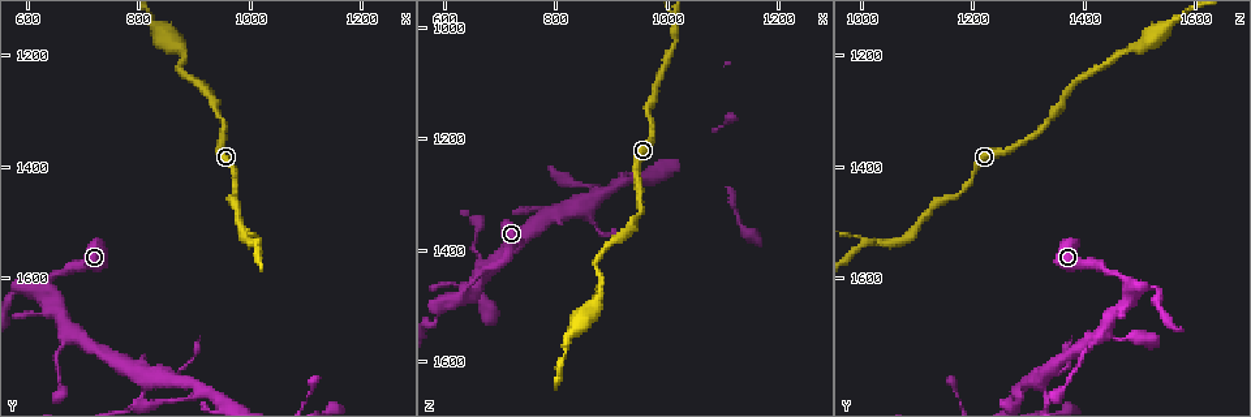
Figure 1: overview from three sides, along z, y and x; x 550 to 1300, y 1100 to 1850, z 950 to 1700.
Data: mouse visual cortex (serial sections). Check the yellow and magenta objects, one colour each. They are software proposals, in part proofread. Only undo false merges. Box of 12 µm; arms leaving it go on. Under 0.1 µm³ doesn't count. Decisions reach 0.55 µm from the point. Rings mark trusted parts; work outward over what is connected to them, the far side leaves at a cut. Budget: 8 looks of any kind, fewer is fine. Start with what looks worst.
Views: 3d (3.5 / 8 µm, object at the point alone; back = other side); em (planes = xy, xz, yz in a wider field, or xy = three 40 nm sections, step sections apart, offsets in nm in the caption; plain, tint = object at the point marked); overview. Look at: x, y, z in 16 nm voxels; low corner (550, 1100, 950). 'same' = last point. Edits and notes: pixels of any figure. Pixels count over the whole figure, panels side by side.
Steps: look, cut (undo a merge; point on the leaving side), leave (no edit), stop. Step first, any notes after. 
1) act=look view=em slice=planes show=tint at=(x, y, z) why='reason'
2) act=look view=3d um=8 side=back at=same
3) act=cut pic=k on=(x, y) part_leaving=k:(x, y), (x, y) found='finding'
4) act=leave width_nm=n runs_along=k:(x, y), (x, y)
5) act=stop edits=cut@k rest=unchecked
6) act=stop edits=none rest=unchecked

act=look view=3d um=8 at=(1015, 1535, 1005) why='three arms meet'

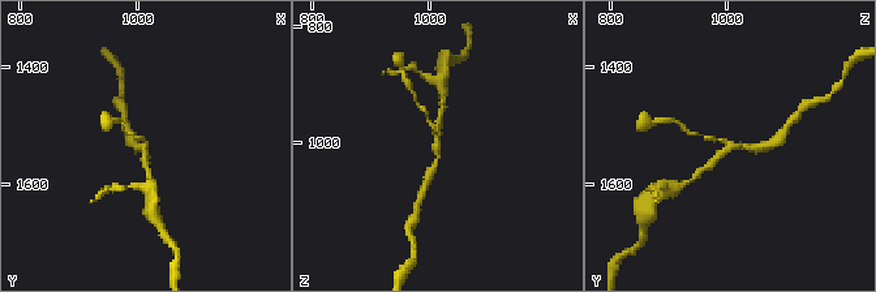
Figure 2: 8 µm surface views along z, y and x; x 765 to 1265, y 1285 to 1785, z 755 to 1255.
act=look view=3d um=3.5 at=(1015, 1535, 1010) why='zoom in'

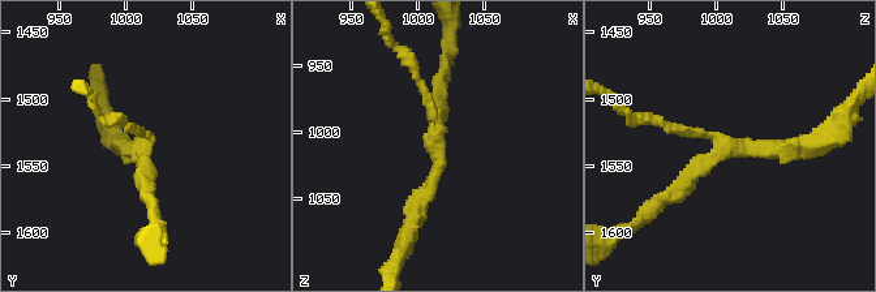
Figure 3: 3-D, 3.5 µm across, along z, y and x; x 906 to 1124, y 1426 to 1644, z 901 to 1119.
act=look view=em slice=planes show=tint at=(1014, 1534, 1008) arms=3 arm_widths_nm=100,200,200

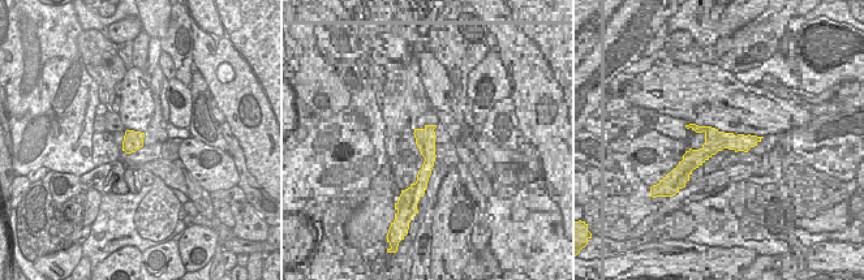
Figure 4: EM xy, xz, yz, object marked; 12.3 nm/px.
act=leave runs_along=3:(804, 144), (721, 147), (657, 204) found='continuous, no second cell'

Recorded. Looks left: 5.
act=look view=3d um=3.5 at=(630, 1615, 1485) why='three-way junction'

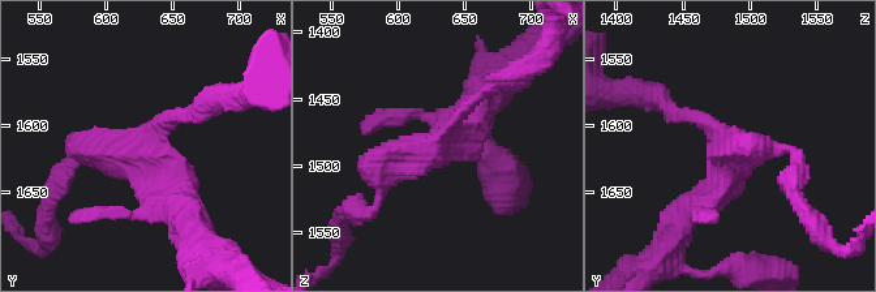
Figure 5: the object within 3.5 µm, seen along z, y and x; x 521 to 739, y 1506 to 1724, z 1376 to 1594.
act=look view=em slice=xy step=1 show=tint at=(630, 1618, 1488) arms=3 arm_widths_nm=150,300,350 why='need the tissue'

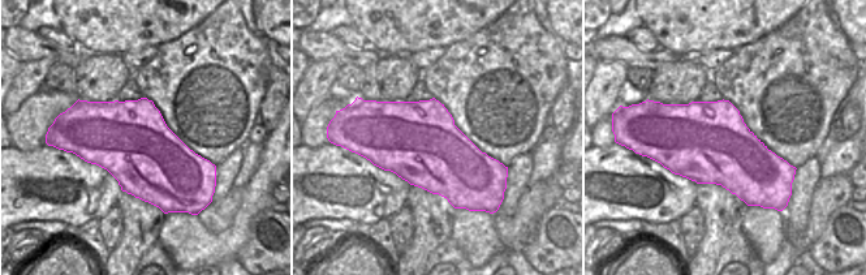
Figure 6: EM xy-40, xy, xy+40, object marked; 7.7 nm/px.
act=leave runs_along=5:(674, 112), (731, 149), (691, 209) found='one cell here'

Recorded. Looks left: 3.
act=look view=3d um=8 at=(810, 1775, 1335) why='arms part here'

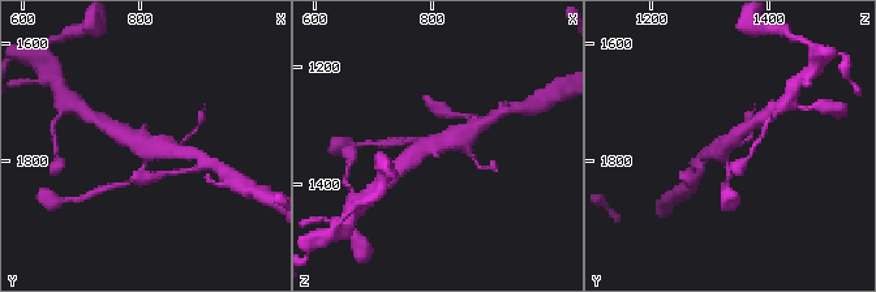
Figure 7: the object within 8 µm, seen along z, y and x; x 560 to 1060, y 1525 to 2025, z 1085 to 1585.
act=look view=em slice=xy step=5 show=tint at=(815, 1770, 1335) why='shape alone is not enough'

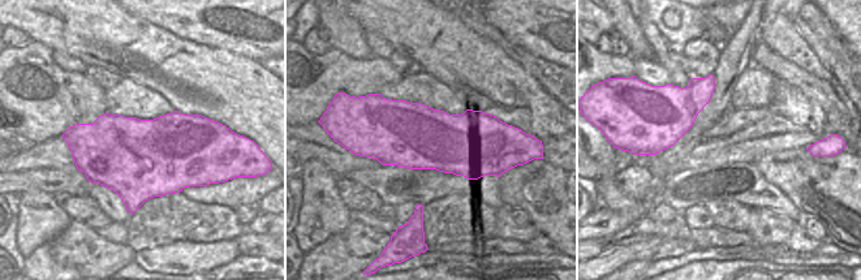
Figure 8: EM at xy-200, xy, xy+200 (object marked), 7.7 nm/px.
act=leave width_nm=500 runs_along=7:(411, 159), (424, 147), (472, 129) found='continuous, no second cell'

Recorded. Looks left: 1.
act=stop edits=none rest=unchecked

